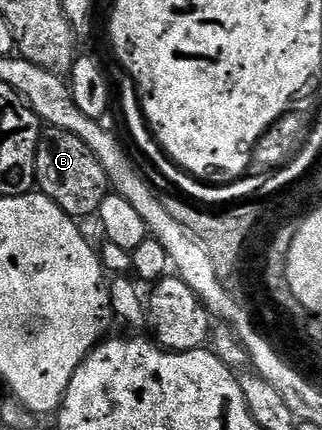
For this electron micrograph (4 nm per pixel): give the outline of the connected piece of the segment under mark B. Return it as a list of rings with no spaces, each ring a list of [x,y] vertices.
[[[48,129],[43,132],[36,154],[36,187],[39,194],[53,199],[67,215],[83,221],[87,215],[95,216],[102,201],[110,194],[110,184],[102,161],[90,153],[86,141],[74,137],[74,133]]]

